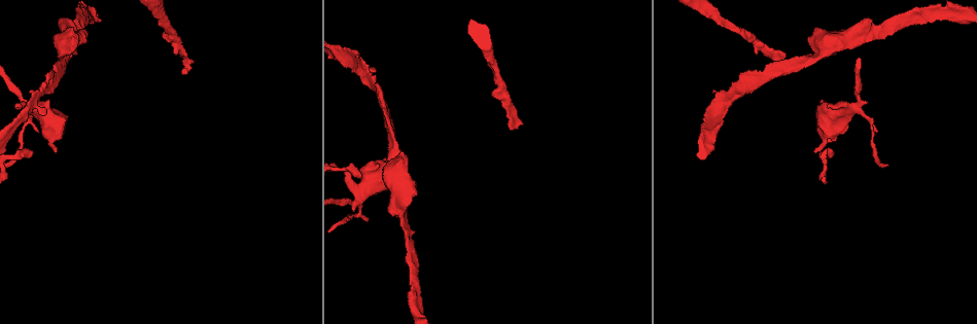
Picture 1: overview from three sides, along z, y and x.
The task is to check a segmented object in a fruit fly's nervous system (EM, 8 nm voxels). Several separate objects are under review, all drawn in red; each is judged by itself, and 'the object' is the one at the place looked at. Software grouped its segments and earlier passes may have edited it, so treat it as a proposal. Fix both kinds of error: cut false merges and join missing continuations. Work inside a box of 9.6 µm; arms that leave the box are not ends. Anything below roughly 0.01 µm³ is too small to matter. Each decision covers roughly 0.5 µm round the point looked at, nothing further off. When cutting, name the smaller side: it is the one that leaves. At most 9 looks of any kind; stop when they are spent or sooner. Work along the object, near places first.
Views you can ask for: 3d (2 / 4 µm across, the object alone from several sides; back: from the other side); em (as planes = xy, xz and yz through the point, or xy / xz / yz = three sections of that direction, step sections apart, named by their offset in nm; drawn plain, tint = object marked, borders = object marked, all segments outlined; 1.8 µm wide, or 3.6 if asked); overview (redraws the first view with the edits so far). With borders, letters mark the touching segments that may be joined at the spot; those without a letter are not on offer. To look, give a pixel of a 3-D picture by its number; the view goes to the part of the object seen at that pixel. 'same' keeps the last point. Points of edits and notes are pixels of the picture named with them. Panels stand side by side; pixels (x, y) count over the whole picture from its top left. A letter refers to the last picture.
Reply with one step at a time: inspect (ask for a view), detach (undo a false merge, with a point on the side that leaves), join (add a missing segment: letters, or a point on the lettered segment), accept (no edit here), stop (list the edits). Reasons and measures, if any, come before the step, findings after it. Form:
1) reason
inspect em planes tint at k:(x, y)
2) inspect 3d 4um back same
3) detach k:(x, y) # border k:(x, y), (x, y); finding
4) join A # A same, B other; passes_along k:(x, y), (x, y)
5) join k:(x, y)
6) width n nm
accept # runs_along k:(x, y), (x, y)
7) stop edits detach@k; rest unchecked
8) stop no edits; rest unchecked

calibre changes
inspect 3d 2um at 1:(808, 61)

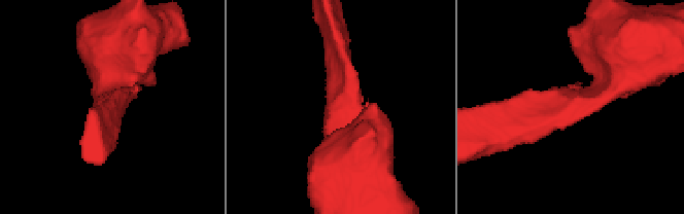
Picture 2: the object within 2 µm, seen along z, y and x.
arm_widths 220, 600 nm; shape alone is not enough
inspect em planes borders at 2:(344, 104)

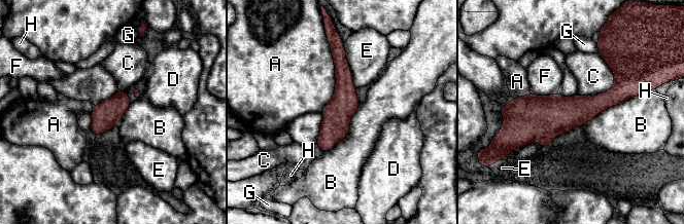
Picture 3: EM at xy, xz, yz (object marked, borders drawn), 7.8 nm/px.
accept # A other, B other, C other, D other, E other, F other, G other, H other; runs_along 3:(630, 91), (586, 108), (511, 108); one neuron here

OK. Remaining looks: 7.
three-way junction
inspect em yz step 16 borders at 1:(859, 96)

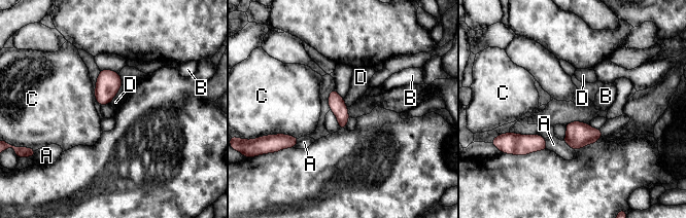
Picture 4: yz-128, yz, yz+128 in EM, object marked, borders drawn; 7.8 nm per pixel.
longest_contact D 180 nm
accept # A other, B other, C other, D other; border 4:(123, 85), (109, 103); continuous, no second neuron

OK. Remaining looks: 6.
abrupt turn
inspect 3d 2um back at 1:(824, 154)

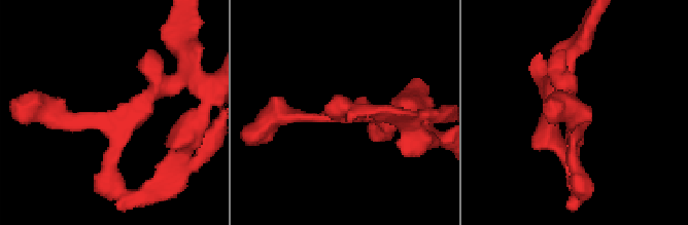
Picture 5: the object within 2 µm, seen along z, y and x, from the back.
need the tissue
inspect em planes borders at 5:(320, 116)

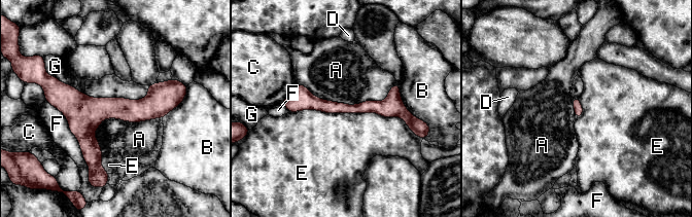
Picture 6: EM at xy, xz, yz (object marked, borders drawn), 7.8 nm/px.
width 70 nm; longest_contact E 1000 nm
accept # A other, B other, C other, D other, E other, F other, G other; continuous, no second neuron

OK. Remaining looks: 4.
branch stops here
inspect 3d 4um at 1:(338, 47)

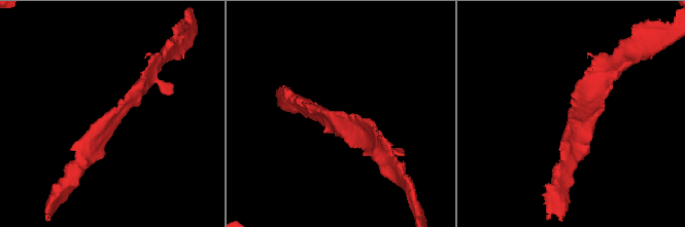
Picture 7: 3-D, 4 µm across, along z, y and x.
inspect em planes tint at 7:(345, 113)

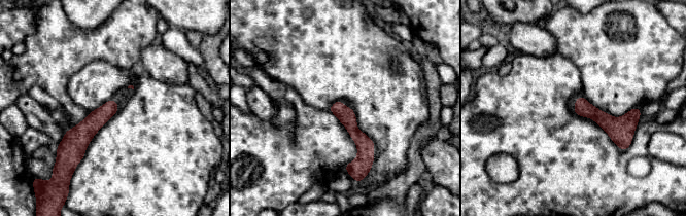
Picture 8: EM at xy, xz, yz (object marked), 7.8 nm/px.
inspect em planes borders same

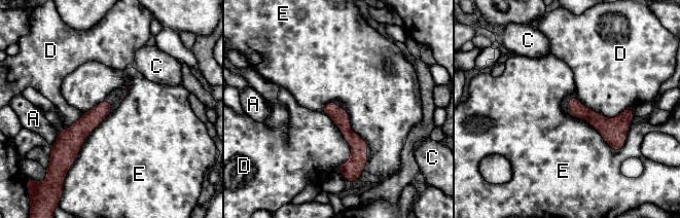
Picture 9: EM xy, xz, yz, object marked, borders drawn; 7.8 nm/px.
accept # A other, C other, D other, E other; runs_along 9:(331, 105), (355, 141), (344, 170); none of them fits

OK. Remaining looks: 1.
stop no edits; rest unchecked

